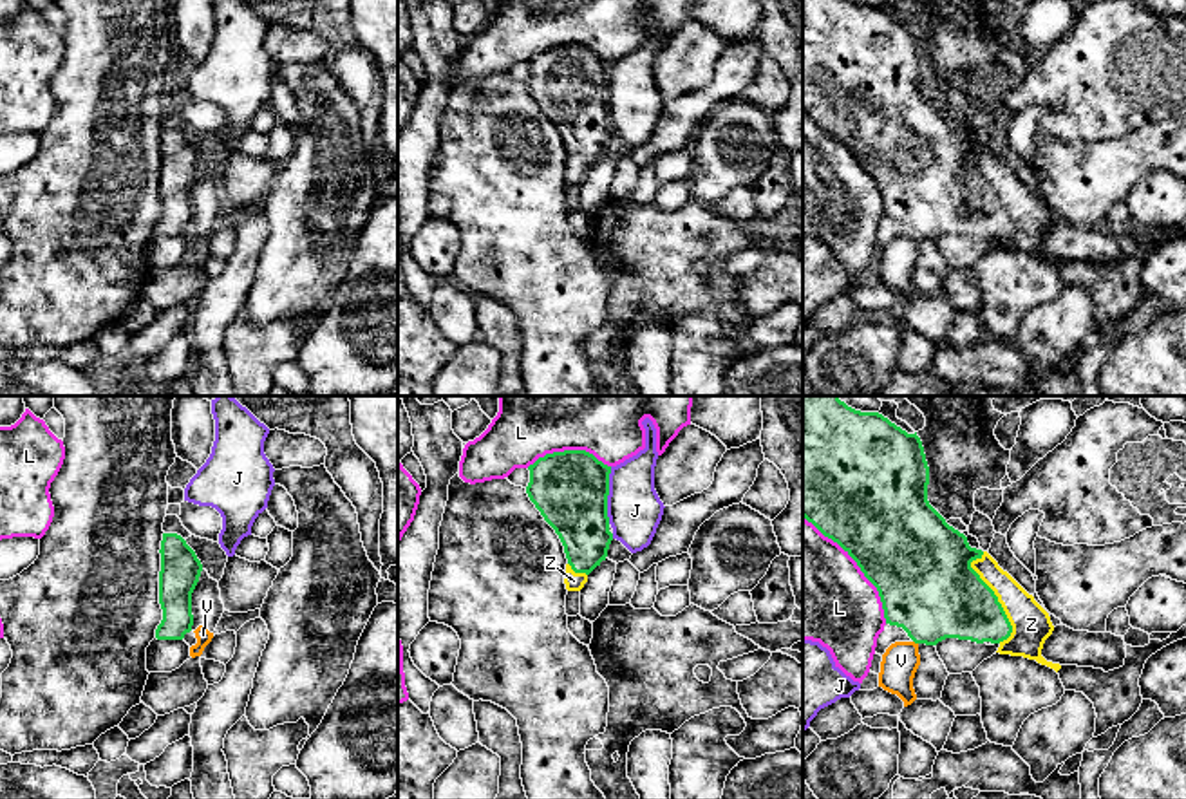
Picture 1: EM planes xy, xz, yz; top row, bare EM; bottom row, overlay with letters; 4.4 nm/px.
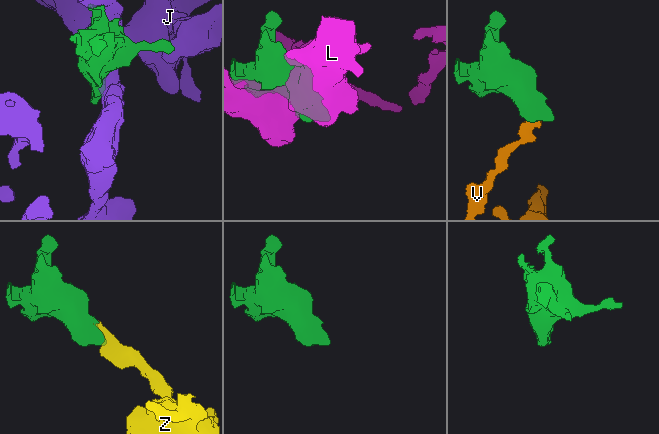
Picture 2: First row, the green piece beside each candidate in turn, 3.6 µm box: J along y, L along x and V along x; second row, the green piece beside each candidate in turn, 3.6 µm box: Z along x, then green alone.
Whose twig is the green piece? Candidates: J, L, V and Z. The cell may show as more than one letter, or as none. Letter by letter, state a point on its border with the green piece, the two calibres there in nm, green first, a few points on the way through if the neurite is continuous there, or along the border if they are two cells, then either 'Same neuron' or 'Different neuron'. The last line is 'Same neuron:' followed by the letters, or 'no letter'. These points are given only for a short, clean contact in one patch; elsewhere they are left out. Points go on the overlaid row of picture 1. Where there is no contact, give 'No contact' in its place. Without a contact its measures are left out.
J: Touches green at xz (608, 494). Thickness 340 nm (green) against 240 nm. Different neuron
L: Touches green at yz (857, 564). Thickness 440 nm (green) against 460 nm. Different neuron
V: Touches green at yz (915, 642). Thickness 420 nm (green) against 160 nm. Boundary: yz (913, 640), (917, 644). Different neuron
Z: Touches green at yz (997, 597). Thickness 380 nm (green) against 180 nm. Path across: yz (941, 595), (997, 597), (1024, 624), (1031, 624). Same neuron
Same neuron: Z

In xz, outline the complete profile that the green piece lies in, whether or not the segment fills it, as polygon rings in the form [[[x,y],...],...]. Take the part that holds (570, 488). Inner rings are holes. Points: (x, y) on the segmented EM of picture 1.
[[[564,450],[539,457],[528,470],[526,494],[564,546],[566,589],[580,591],[613,540],[607,517],[611,466],[586,450]]]

